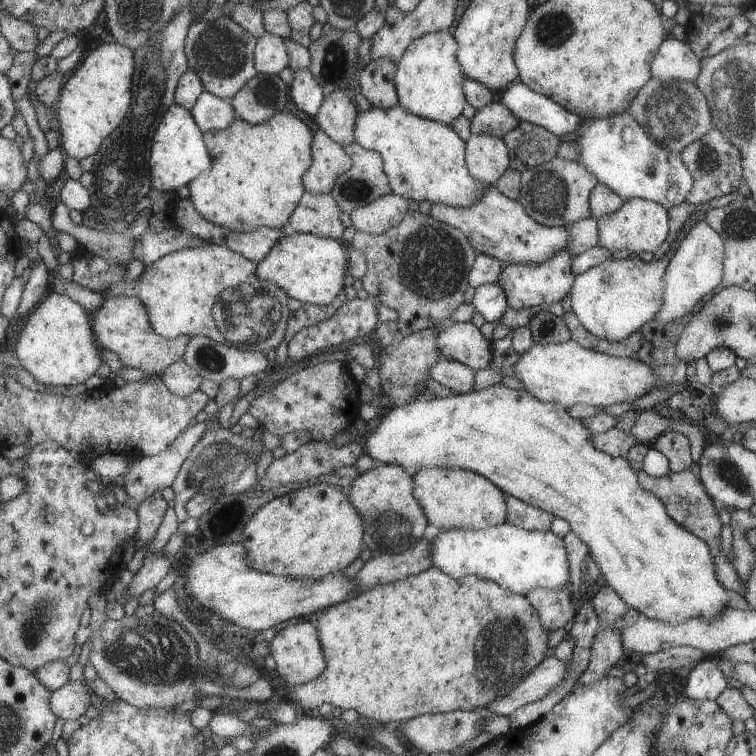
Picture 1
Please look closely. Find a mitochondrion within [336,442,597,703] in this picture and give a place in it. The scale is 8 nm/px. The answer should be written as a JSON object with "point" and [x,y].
{"point":[504,649]}

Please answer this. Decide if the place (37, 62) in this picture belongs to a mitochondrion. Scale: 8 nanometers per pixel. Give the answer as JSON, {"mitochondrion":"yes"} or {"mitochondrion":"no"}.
{"mitochondrion":"no"}

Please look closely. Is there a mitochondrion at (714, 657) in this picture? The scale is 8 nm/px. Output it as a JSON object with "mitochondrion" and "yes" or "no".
{"mitochondrion":"no"}

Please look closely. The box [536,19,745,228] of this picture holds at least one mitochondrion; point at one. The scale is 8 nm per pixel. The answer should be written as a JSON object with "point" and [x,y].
{"point":[676,112]}

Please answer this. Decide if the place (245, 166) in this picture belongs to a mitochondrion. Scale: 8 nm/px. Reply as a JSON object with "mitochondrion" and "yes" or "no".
{"mitochondrion":"no"}

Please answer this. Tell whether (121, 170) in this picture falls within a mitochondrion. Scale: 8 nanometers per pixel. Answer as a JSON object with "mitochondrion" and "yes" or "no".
{"mitochondrion":"yes"}

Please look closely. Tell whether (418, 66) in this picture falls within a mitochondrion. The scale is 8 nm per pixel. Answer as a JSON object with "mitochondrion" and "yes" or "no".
{"mitochondrion":"no"}

